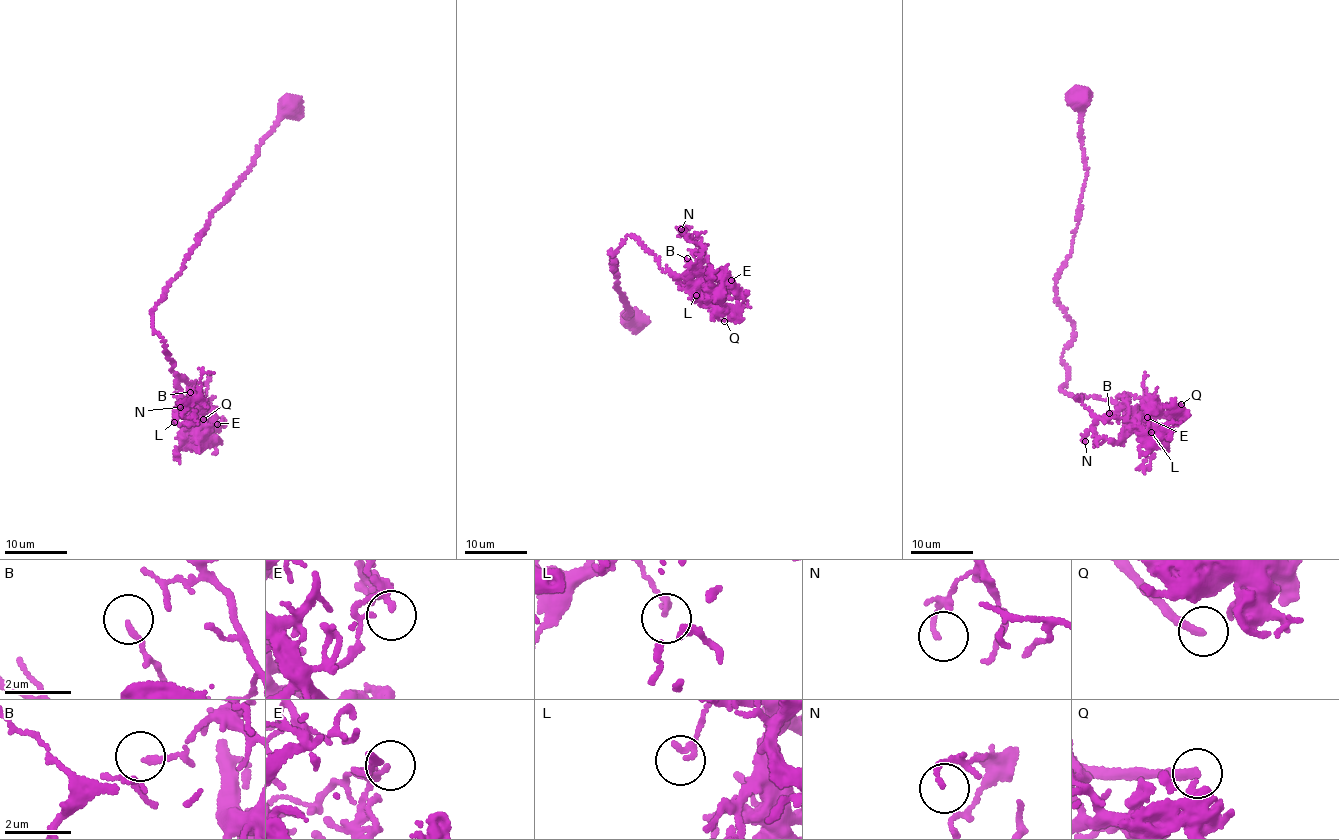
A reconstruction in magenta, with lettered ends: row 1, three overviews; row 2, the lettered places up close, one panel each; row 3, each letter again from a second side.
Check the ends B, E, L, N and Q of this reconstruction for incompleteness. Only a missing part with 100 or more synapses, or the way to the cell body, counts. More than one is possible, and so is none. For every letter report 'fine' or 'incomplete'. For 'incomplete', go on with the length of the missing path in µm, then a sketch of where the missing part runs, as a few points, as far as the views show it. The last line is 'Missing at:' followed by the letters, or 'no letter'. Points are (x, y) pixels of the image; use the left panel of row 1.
B: fine
E: fine
L: fine
N: fine
Q: incomplete; missing 70 µm
Missing at: Q

